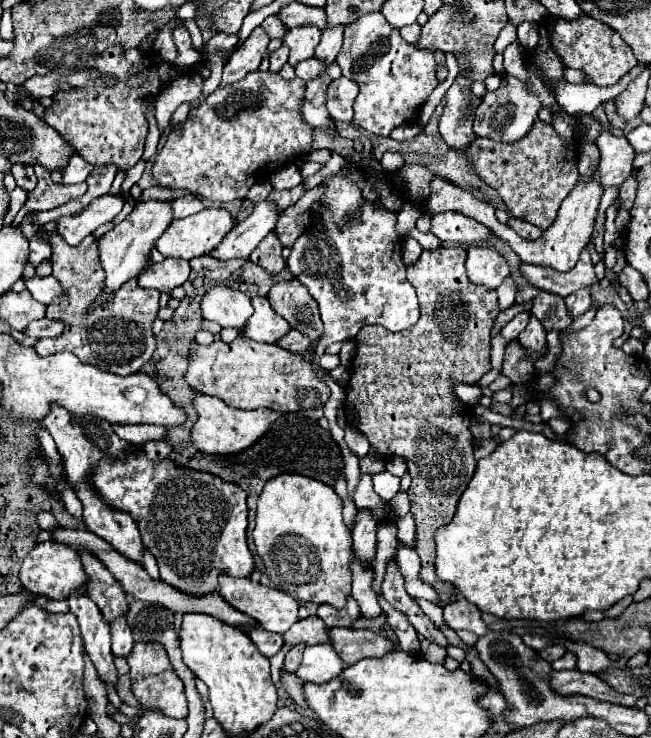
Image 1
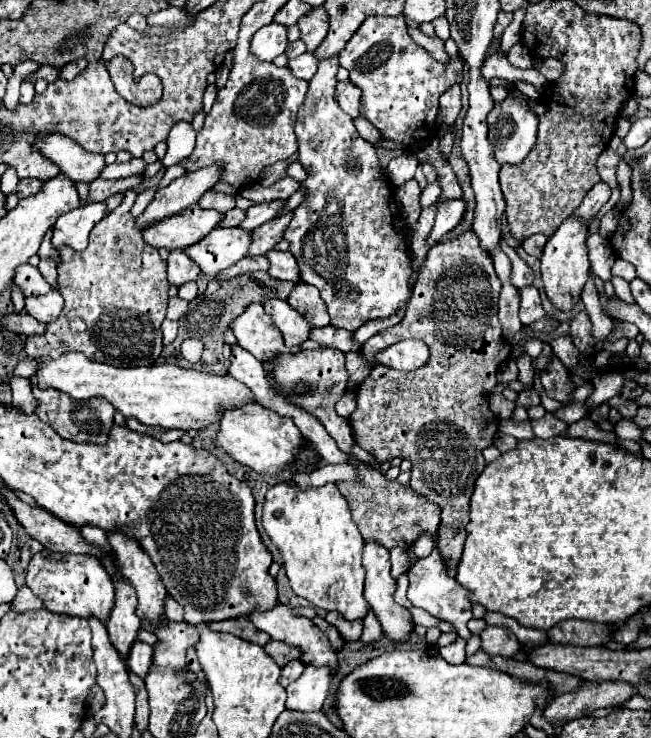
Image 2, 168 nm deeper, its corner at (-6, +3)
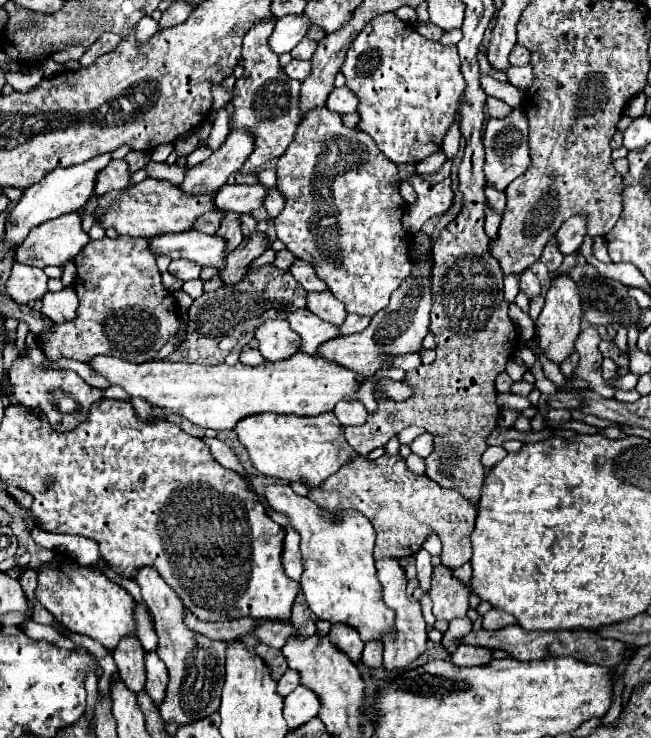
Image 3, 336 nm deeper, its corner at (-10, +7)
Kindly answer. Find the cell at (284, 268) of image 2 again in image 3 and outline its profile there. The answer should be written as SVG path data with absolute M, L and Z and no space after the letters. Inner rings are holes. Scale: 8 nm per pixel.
M299 258L291 264L289 274L295 276L295 280L297 280L307 292L319 292L319 290L325 290L325 288L327 288L327 286L317 278L315 270L313 270L307 262L303 262L303 260L299 260Z

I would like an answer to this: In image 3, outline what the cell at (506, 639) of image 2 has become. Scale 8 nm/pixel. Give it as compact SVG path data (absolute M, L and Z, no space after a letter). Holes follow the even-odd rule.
M491 608L483 616L483 630L487 630L487 632L495 632L495 630L501 630L501 628L513 626L513 624L515 624L515 618L503 610L497 610L497 608Z

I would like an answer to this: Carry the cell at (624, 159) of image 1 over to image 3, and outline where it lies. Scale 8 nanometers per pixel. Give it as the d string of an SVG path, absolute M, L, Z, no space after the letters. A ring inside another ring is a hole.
M575 214L571 220L567 220L559 232L557 232L557 238L559 238L559 250L563 254L573 254L579 250L583 238L587 236L585 232L585 218L583 214Z

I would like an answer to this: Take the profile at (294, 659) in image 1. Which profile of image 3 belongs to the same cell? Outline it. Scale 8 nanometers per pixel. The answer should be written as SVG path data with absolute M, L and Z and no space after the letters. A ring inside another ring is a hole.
M287 670L287 672L283 674L283 678L279 680L277 692L279 692L281 696L287 696L287 694L293 692L297 686L299 686L299 672L297 672L297 670Z

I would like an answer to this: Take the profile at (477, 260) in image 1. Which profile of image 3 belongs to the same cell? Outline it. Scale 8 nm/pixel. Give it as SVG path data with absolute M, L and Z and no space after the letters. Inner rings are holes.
M485 186L485 196L487 196L487 202L491 202L491 206L495 206L495 210L499 210L499 214L503 216L505 194L499 194L499 192L495 190L495 186Z

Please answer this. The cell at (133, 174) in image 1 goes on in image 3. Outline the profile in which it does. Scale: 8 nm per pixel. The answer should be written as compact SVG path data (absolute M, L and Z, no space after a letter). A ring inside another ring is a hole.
M129 236L89 240L89 244L75 256L73 262L77 266L77 276L73 280L73 288L79 296L77 318L65 324L53 324L51 328L39 334L37 344L45 352L45 356L49 360L73 358L79 362L89 362L89 358L97 354L117 356L135 364L153 360L165 346L169 336L177 332L179 308L175 296L161 282L161 272L155 264L155 252L151 250L149 242L145 238Z

